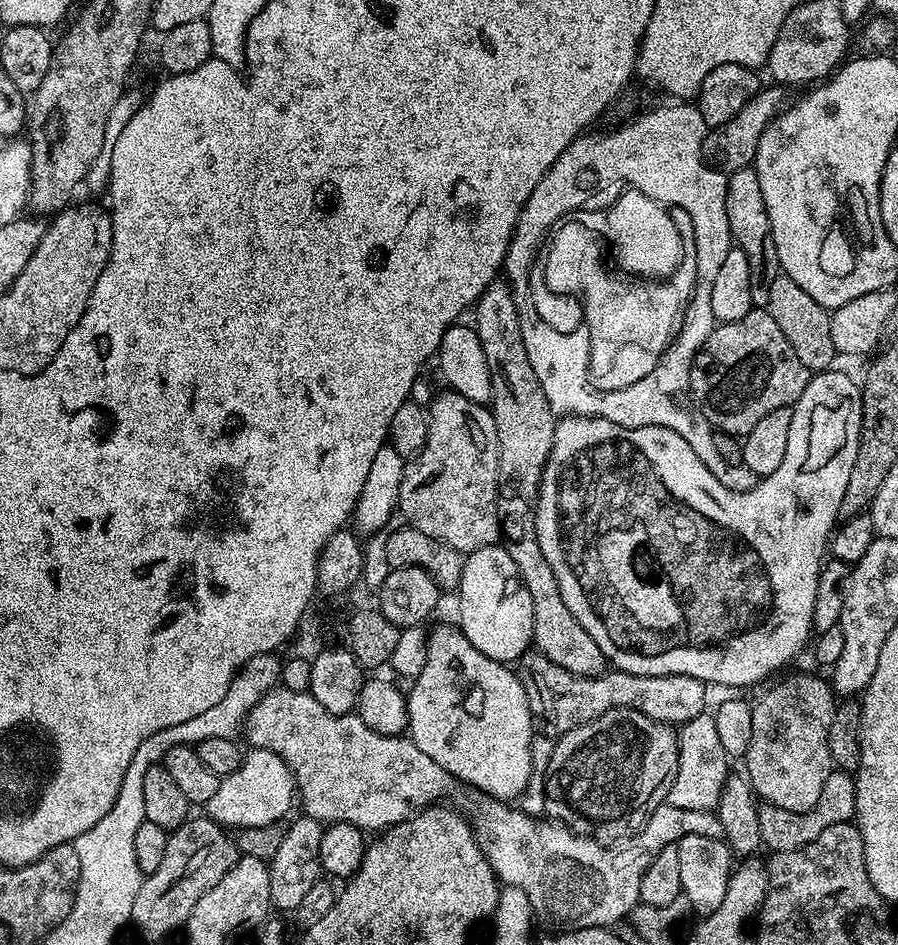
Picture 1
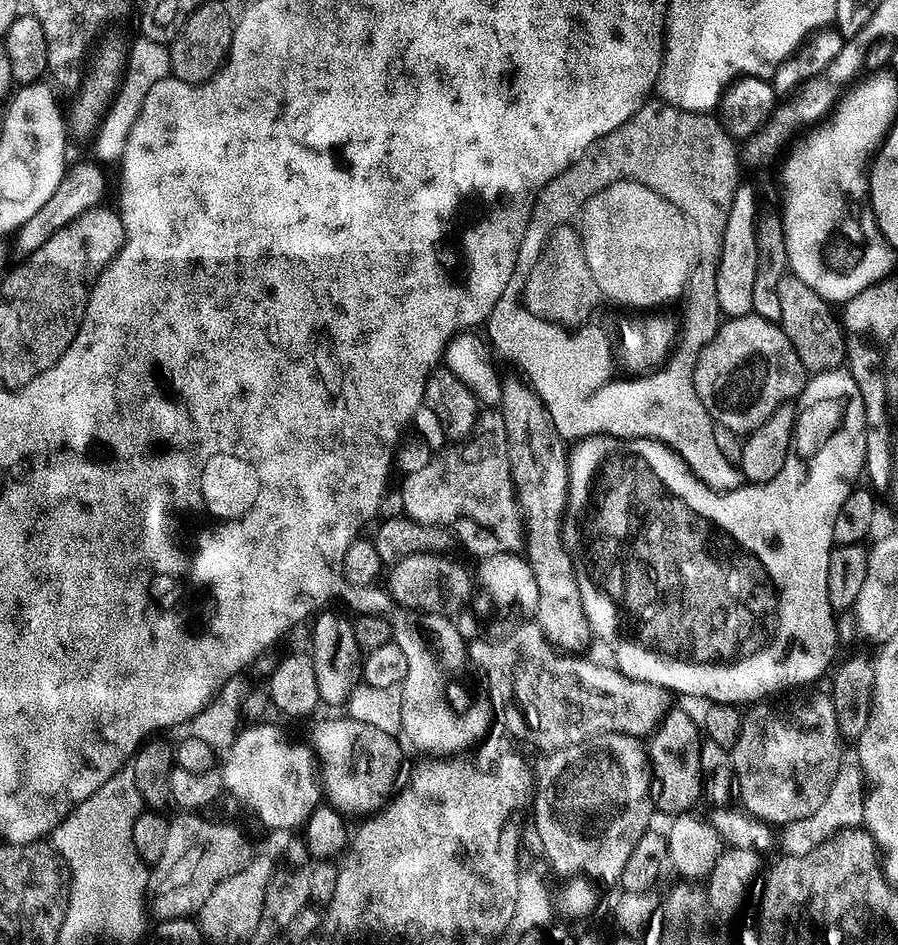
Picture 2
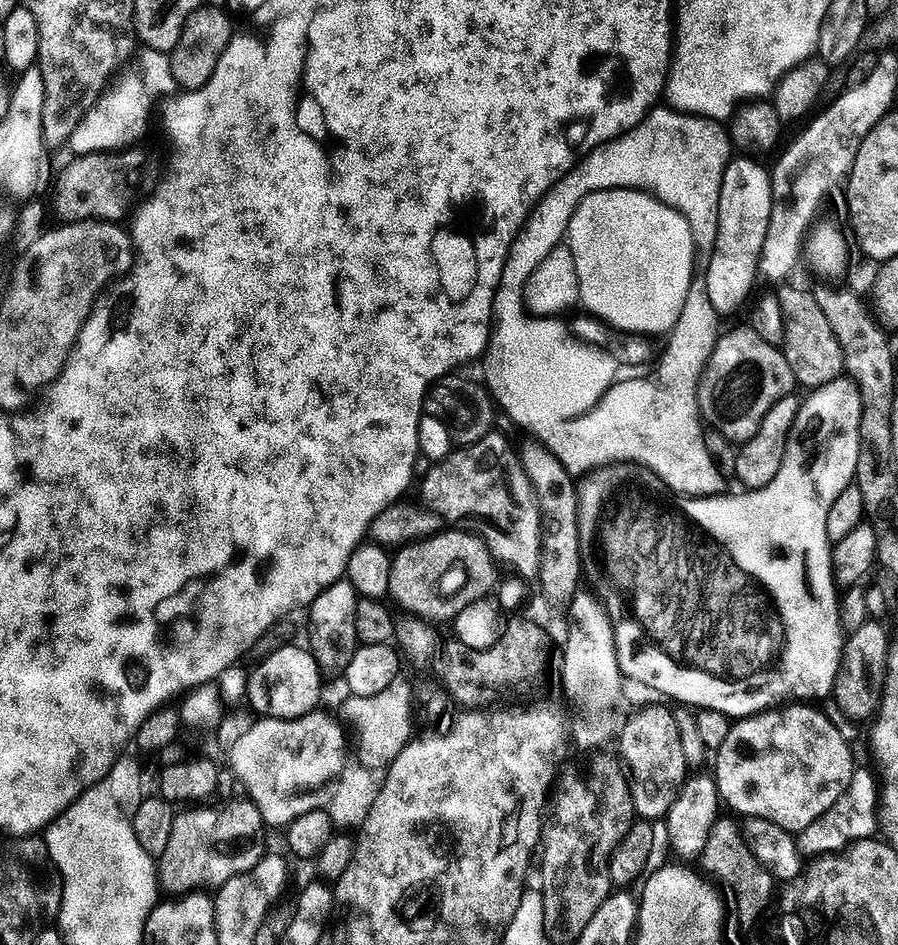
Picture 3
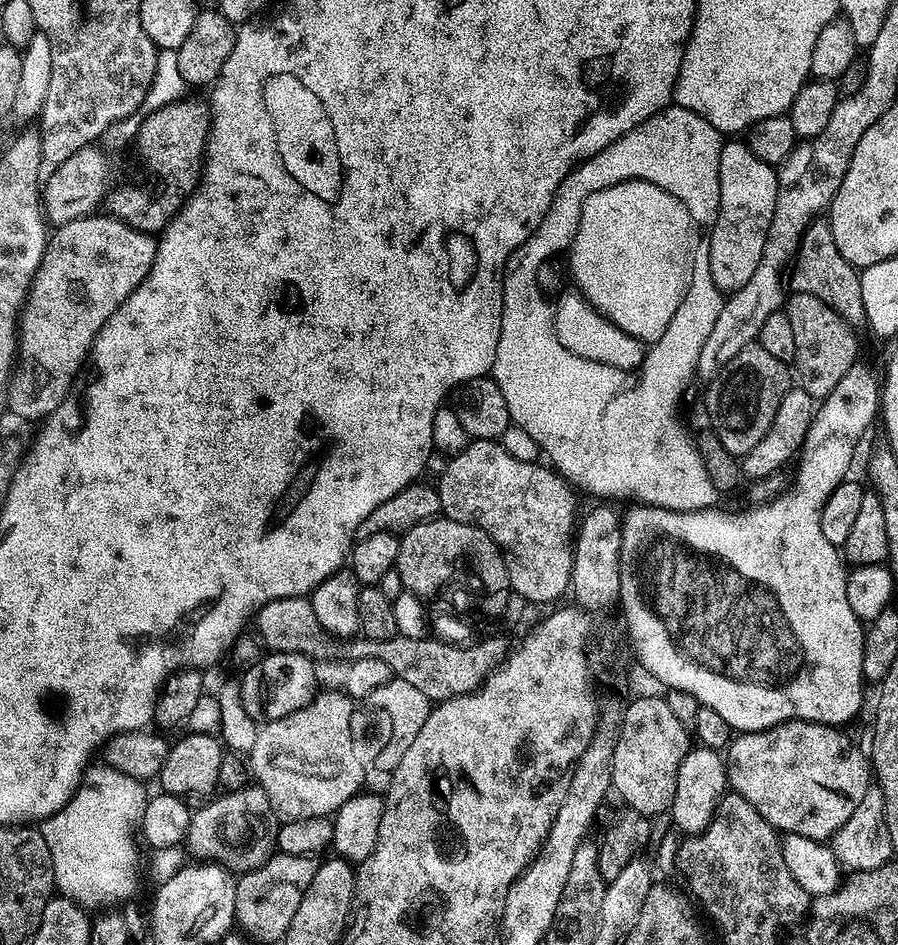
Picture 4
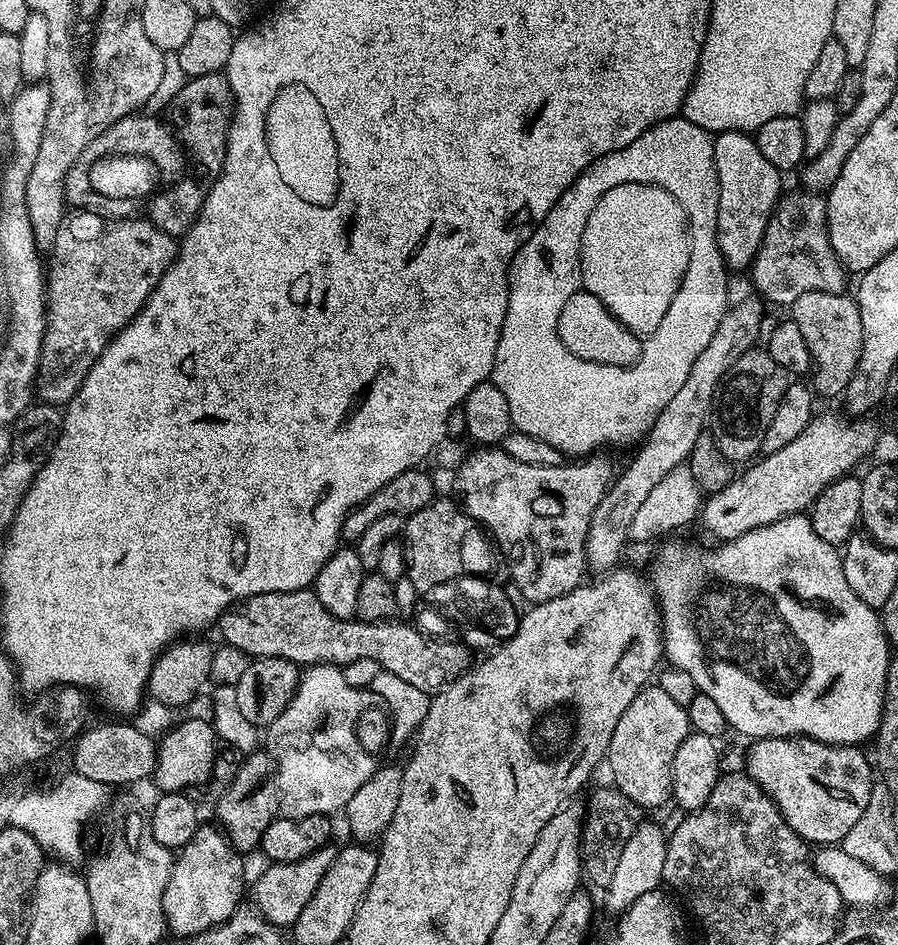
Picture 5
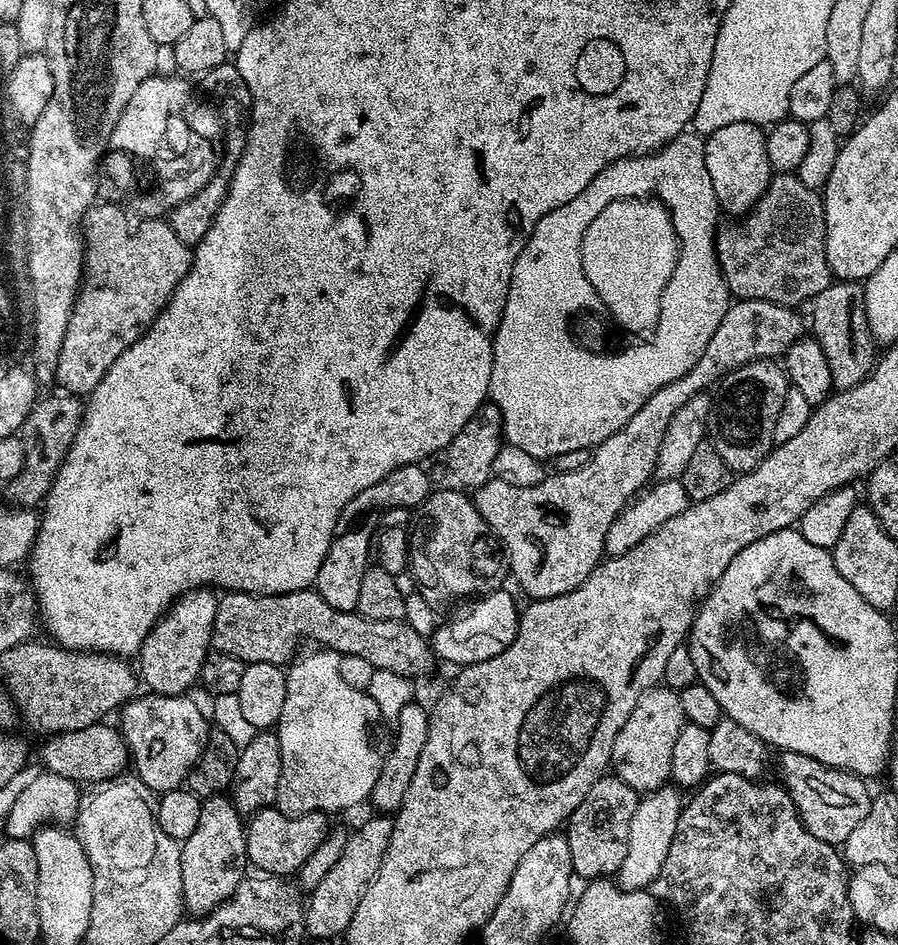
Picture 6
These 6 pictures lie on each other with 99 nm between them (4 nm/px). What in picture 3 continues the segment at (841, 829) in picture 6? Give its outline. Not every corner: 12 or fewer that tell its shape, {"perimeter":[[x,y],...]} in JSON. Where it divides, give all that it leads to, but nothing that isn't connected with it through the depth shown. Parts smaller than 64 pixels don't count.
{"perimeter":[[788,702],[714,752],[733,813],[799,834],[852,777],[839,726]]}

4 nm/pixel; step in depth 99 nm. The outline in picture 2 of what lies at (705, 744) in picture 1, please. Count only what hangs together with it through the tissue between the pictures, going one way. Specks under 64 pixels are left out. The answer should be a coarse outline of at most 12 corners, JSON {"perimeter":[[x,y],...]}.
{"perimeter":[[679,706],[651,733],[658,808],[700,796],[702,732]]}

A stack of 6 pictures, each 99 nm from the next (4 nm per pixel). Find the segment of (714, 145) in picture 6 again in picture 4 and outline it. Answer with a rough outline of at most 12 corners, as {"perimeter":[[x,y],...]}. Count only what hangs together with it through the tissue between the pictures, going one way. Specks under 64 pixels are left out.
{"perimeter":[[747,143],[720,155],[713,286],[752,280],[778,211],[777,169]]}

